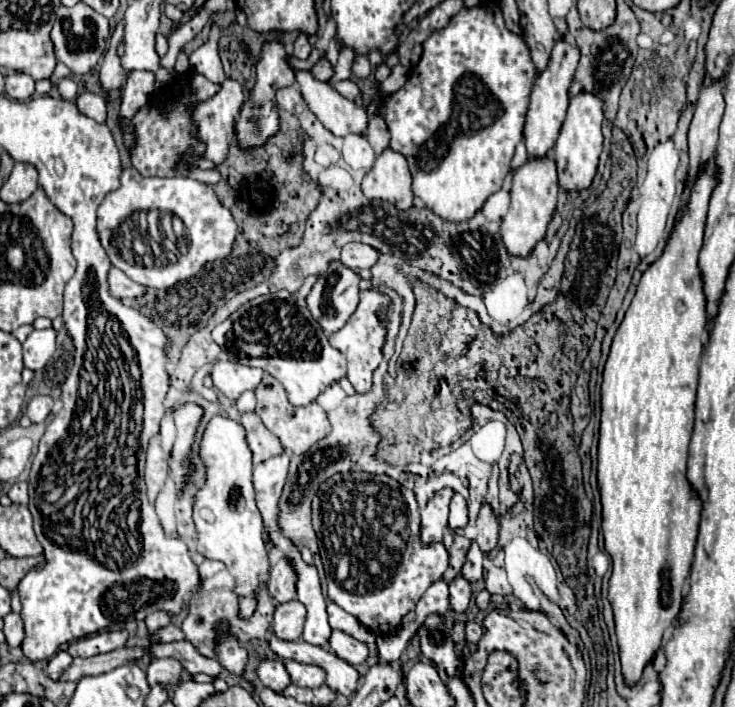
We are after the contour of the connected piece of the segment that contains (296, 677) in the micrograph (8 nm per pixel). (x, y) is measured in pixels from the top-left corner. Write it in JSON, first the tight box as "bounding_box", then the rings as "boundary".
{"bounding_box":[283,660,325,688],"boundary":[[[285,660],[283,662],[287,666],[287,672],[291,674],[291,682],[295,686],[303,686],[303,688],[317,688],[325,682],[325,672],[319,666],[309,666],[309,664],[301,664],[295,660]]]}

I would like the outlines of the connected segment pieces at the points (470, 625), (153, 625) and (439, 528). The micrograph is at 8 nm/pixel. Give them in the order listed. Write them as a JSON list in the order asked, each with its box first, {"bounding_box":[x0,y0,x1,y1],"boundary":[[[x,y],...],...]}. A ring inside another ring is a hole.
[{"bounding_box":[465,622,483,644],"boundary":[[[467,622],[467,624],[465,624],[465,640],[467,640],[467,642],[477,644],[479,638],[481,638],[481,634],[483,634],[483,630],[481,630],[479,624],[475,624],[475,622]]]},{"bounding_box":[145,610,169,632],"boundary":[[[157,610],[155,614],[149,614],[149,616],[145,618],[145,624],[147,624],[149,632],[153,632],[153,630],[157,630],[157,628],[163,628],[163,626],[169,624],[169,614]]]},{"bounding_box":[421,488,453,546],"boundary":[[[443,488],[421,510],[421,542],[423,542],[423,546],[443,540],[443,530],[447,528],[451,496],[453,496],[453,490]]]}]

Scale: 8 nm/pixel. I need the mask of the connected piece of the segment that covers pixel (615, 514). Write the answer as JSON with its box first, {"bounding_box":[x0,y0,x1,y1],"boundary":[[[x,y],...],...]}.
{"bounding_box":[599,172,717,686],"boundary":[[[701,172],[691,186],[681,222],[673,230],[665,252],[643,274],[637,294],[621,322],[603,370],[601,384],[601,430],[599,430],[599,492],[603,502],[603,536],[605,550],[613,560],[607,598],[615,614],[615,634],[619,644],[621,672],[627,686],[635,686],[647,662],[661,646],[663,632],[673,624],[683,602],[685,582],[693,564],[695,538],[699,528],[701,500],[687,482],[687,450],[693,432],[695,390],[699,360],[707,338],[705,294],[699,276],[699,250],[707,220],[707,206],[717,184],[715,172]]]}

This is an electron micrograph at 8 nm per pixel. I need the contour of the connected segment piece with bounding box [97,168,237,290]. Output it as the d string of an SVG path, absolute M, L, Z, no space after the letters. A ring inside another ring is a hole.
M125 168L121 174L121 186L117 190L113 190L111 194L107 194L107 198L101 202L101 206L97 210L97 234L99 234L101 246L105 248L109 260L115 268L123 270L133 282L137 282L141 286L165 290L165 288L175 286L181 280L189 280L207 262L225 258L233 248L237 224L235 224L231 212L219 202L219 198L215 196L215 192L207 184L185 178L185 176L145 178L135 168ZM137 210L161 210L161 212L171 212L171 214L179 216L185 224L185 232L187 232L187 240L189 240L187 252L179 254L179 258L167 266L147 268L147 266L137 266L137 264L125 262L121 258L121 254L117 252L117 248L113 248L111 238L117 232L119 224L125 222L125 218L129 218Z

